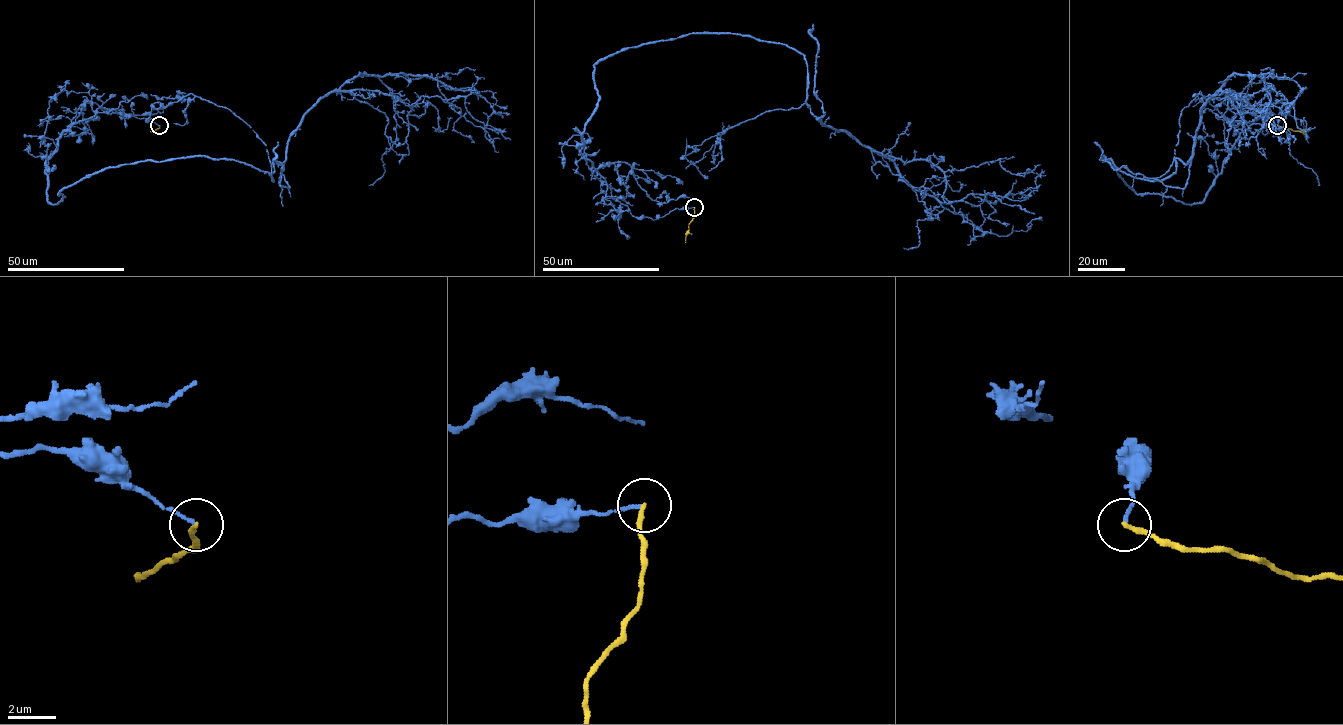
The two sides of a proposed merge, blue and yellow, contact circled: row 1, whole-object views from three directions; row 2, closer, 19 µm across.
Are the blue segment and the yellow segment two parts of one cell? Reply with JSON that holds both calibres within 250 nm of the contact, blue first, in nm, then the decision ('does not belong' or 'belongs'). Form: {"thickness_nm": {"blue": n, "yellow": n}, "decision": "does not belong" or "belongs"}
{"thickness_nm": {"blue": 140, "yellow": 200}, "decision": "does not belong"}

